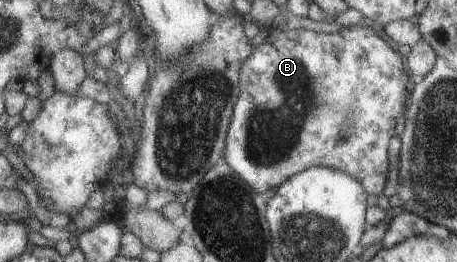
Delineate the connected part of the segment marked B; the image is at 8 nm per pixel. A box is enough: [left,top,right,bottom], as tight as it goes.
[222,25,412,195]

